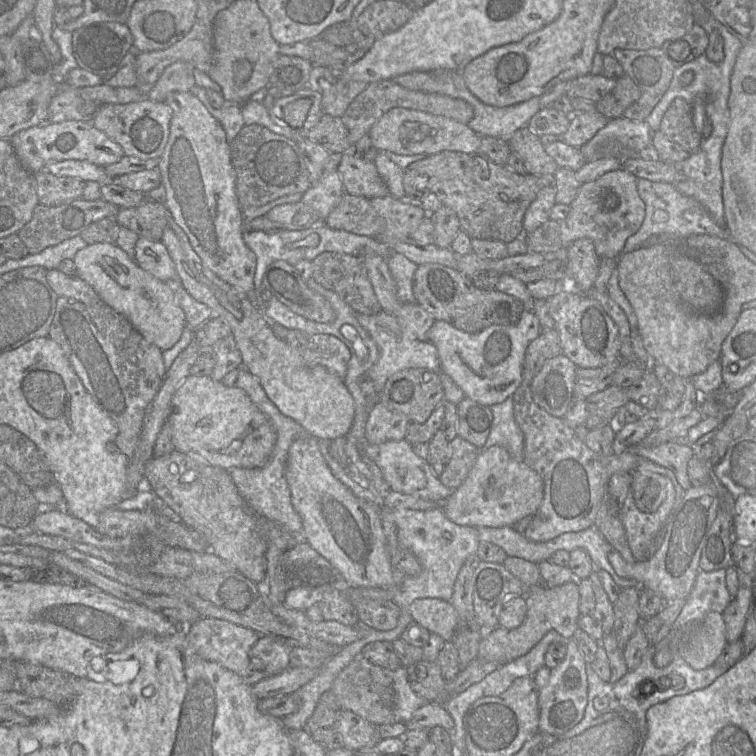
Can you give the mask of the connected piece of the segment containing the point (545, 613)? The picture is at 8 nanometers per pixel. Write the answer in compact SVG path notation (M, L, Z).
M571 580L557 587L546 587L542 583L540 586L531 589L525 599L527 613L522 624L515 629L497 626L486 631L480 641L476 658L496 662L501 666L527 654L550 630L556 630L567 640L573 638L581 615L577 580Z

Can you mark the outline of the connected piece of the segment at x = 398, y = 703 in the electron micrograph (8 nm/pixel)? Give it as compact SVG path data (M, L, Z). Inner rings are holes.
M400 666L394 670L394 717L396 722L407 722L414 712L426 703L410 687L406 667Z

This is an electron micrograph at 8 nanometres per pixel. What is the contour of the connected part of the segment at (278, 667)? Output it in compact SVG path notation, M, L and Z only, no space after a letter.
M263 635L251 648L251 655L263 662L268 677L279 674L289 667L291 648L283 638Z

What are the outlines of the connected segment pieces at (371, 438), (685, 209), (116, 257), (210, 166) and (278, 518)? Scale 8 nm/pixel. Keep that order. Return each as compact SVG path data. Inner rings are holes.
M377 400L370 407L365 427L365 439L369 444L405 439L409 427L408 419Z
M638 179L637 191L645 204L645 218L640 229L626 240L623 253L634 251L654 235L687 237L690 235L708 234L736 243L732 239L726 227L718 226L705 210L705 208L697 200L681 194L673 184ZM657 210L664 210L668 213L668 220L666 222L654 222L653 214Z
M88 244L76 252L73 261L77 276L89 284L104 303L123 315L148 342L164 351L180 339L186 318L171 287L140 268L116 244Z
M191 91L172 92L164 102L172 109L168 141L157 167L161 173L161 183L166 190L164 205L183 229L204 265L220 279L247 294L256 306L256 256L243 239L242 210L236 194L236 173L231 163L225 131Z
M245 367L240 368L235 387L244 390L258 409L268 417L277 432L277 440L268 463L259 468L238 468L229 470L231 477L246 503L260 516L279 523L292 535L301 535L303 523L291 502L291 491L285 471L291 444L299 438L312 437L299 423L285 416L267 397L260 380Z

